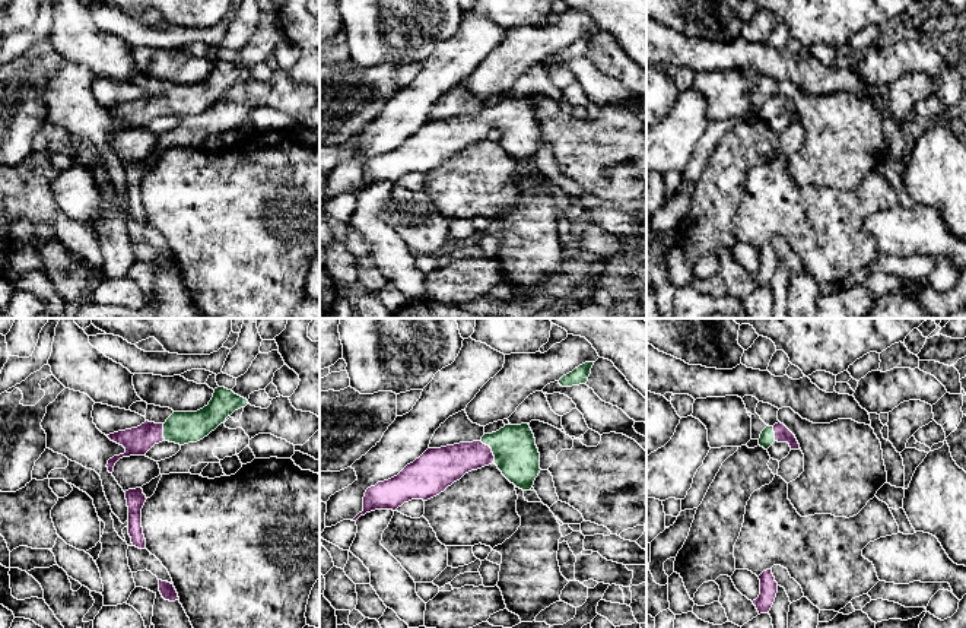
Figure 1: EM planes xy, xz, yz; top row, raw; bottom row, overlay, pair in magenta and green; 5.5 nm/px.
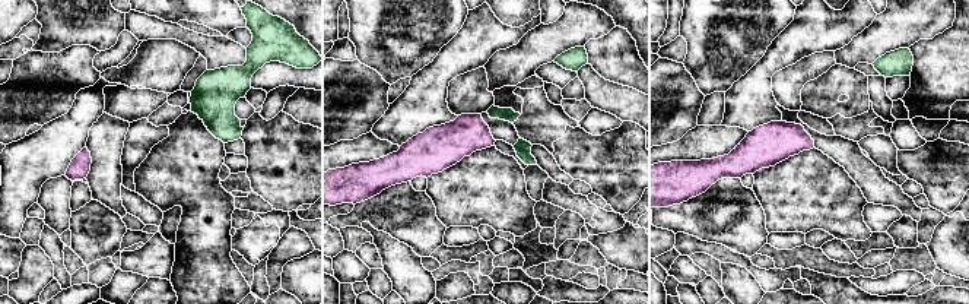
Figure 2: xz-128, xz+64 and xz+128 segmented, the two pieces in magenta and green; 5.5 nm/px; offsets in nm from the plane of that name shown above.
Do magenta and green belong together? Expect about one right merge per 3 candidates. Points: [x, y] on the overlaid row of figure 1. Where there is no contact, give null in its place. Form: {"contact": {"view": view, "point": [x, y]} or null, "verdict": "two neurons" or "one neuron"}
{"contact": {"view": "xz", "point": [491, 450]}, "verdict": "one neuron"}

